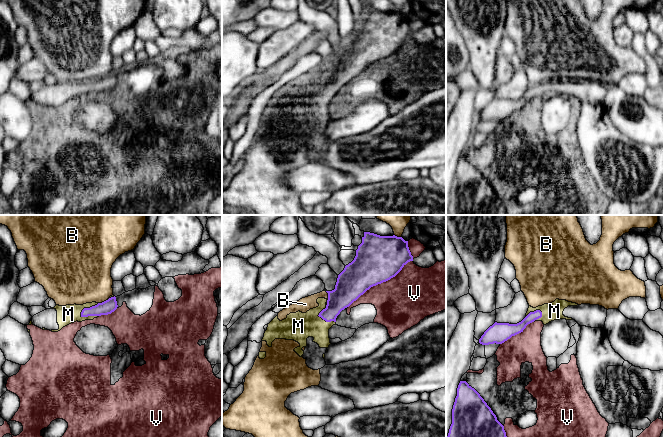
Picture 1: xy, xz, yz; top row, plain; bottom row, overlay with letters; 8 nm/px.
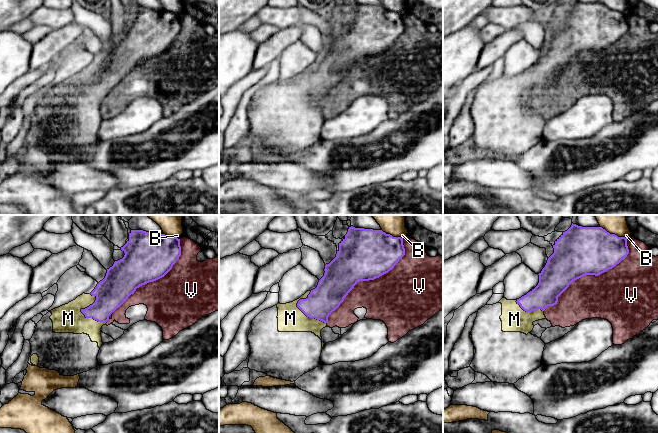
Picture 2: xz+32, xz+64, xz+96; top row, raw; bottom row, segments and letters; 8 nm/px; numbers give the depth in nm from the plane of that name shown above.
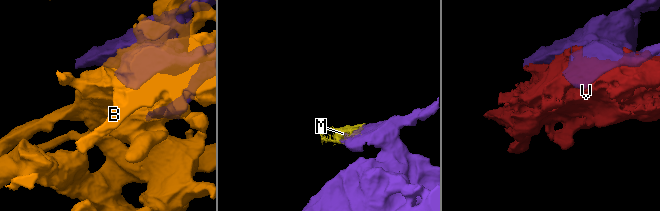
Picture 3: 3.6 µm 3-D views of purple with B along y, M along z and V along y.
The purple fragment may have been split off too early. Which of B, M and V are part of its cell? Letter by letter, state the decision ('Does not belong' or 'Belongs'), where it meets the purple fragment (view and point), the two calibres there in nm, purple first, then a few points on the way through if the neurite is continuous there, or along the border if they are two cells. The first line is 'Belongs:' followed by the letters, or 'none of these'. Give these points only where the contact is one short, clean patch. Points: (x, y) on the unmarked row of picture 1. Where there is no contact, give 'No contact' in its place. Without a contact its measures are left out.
Belongs: M
B: Does not belong. Touches purple at xz (328, 72). Thickness 240 nm (purple) against 110 nm
M: Belongs. Touches purple at xy (87, 84). Thickness 110 nm (purple) against 150 nm
V: Does not belong. Touches purple at xz (380, 59). Thickness 360 nm (purple) against 420 nm

